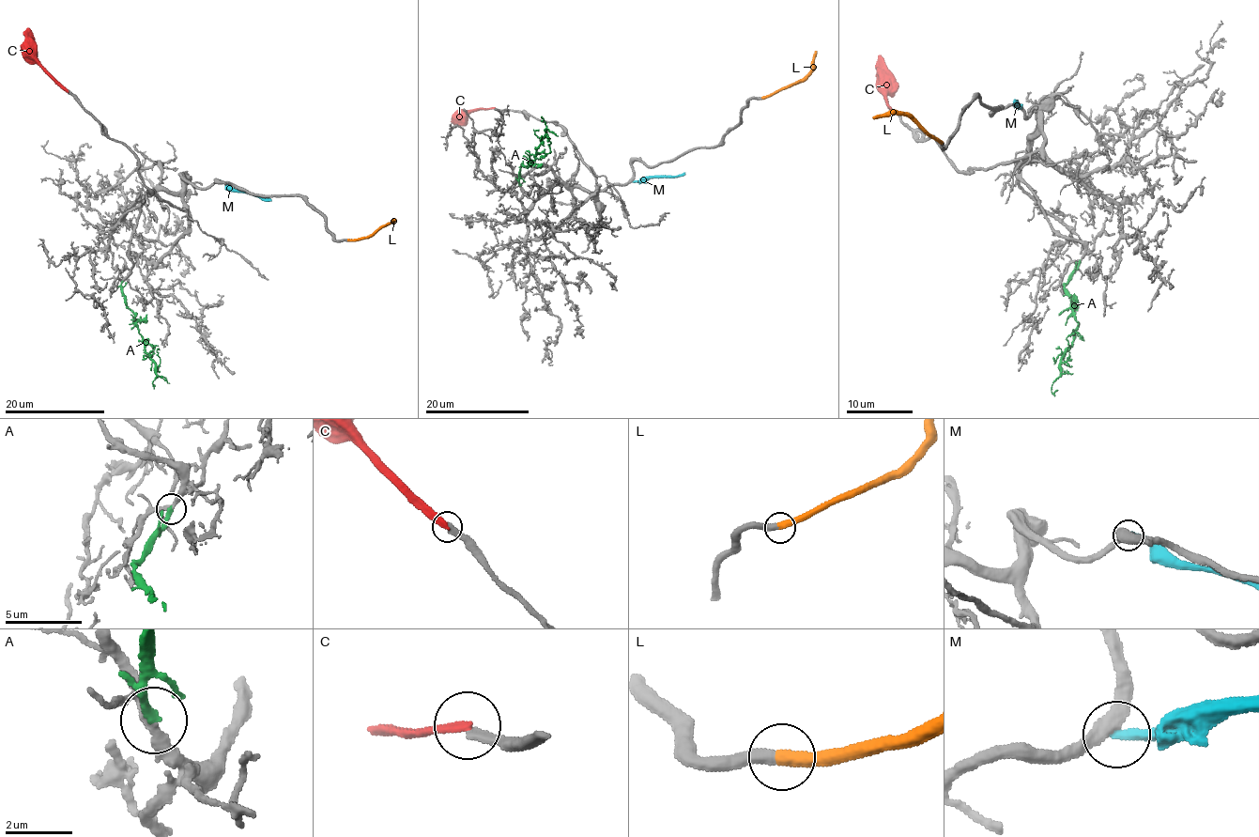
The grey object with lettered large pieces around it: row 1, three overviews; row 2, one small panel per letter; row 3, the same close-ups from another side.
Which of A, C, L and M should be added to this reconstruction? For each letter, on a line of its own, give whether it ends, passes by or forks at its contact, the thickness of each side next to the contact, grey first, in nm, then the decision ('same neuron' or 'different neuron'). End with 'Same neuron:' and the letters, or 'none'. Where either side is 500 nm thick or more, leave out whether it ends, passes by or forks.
A: it ends there; 260 nm thick on the grey side, 280 nm on the other; same neuron
C: it ends there; 320 nm thick on the grey side, 320 nm on the other; different neuron
L: it ends there; 380 nm thick on the grey side, 440 nm on the other; same neuron
M: it ends there; 320 nm thick on the grey side, 320 nm on the other; different neuron
Same neuron: A, L

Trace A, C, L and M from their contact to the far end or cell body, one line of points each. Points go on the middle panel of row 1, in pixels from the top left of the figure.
A: (521, 185), (521, 162), (526, 165), (529, 160), (533, 161), (545, 133), (542, 117), (541, 121)
C: (495, 107), (469, 113), (466, 116), (467, 123), (461, 121)
L: (762, 98), (805, 77), (812, 68), (817, 51)
M: (633, 181), (675, 177), (684, 173)

